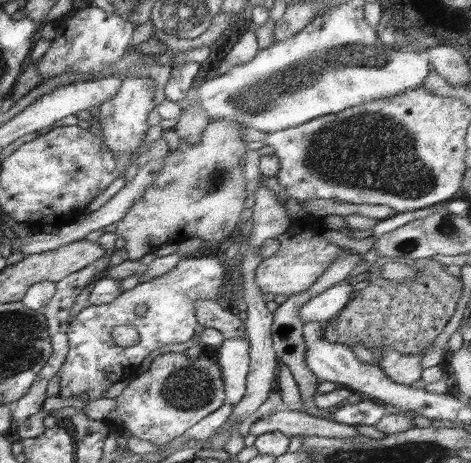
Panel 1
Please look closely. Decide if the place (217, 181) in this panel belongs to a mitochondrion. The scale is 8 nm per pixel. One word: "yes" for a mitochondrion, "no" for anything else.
yes

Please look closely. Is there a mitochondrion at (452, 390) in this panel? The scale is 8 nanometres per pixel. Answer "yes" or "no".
no

